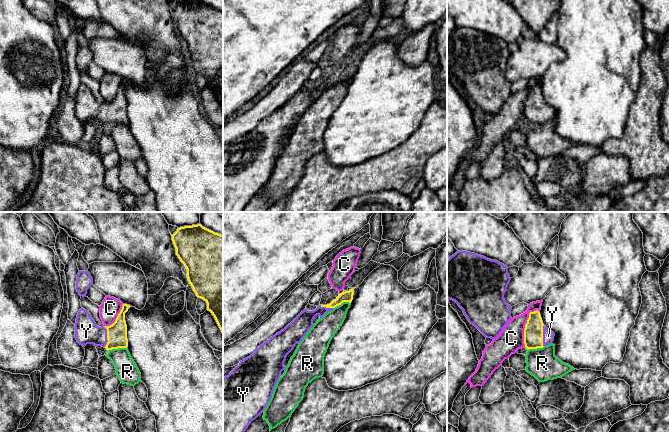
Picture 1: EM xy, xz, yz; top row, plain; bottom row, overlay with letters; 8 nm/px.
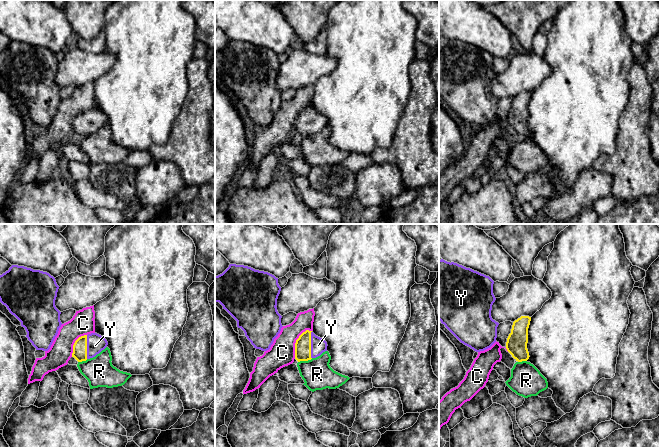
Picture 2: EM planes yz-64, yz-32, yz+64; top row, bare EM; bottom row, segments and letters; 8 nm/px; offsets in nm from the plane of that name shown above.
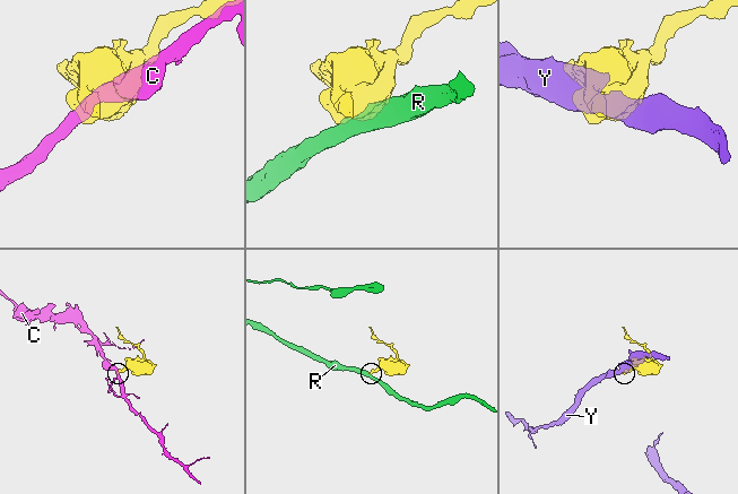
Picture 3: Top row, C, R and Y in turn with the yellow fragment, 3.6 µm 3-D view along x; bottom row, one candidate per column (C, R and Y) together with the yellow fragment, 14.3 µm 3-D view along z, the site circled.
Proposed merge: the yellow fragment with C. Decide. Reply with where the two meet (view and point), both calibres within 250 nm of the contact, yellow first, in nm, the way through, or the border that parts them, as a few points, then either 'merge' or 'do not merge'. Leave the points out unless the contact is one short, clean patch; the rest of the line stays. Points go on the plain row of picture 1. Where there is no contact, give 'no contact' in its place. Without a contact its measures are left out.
yz (525, 102) | 160/200 nm | along yz (537, 85), (529, 89), (524, 105), (524, 122) | do not merge

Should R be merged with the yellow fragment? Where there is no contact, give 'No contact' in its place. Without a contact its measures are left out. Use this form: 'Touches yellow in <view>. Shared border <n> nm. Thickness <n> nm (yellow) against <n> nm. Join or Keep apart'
Touches yellow in xy. Shared border 160 nm. Thickness 160 nm (yellow) against 180 nm. Keep apart

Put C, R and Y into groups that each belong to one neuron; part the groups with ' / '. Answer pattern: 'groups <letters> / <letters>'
groups C / R / Y

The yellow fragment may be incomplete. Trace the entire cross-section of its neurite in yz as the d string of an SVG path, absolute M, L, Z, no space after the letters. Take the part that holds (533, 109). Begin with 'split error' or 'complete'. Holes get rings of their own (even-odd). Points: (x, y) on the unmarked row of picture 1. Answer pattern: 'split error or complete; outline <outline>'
split error; outline M538 86L529 89L529 94L524 105L524 120L528 126L543 124L551 120L554 112L554 108L543 100Z

